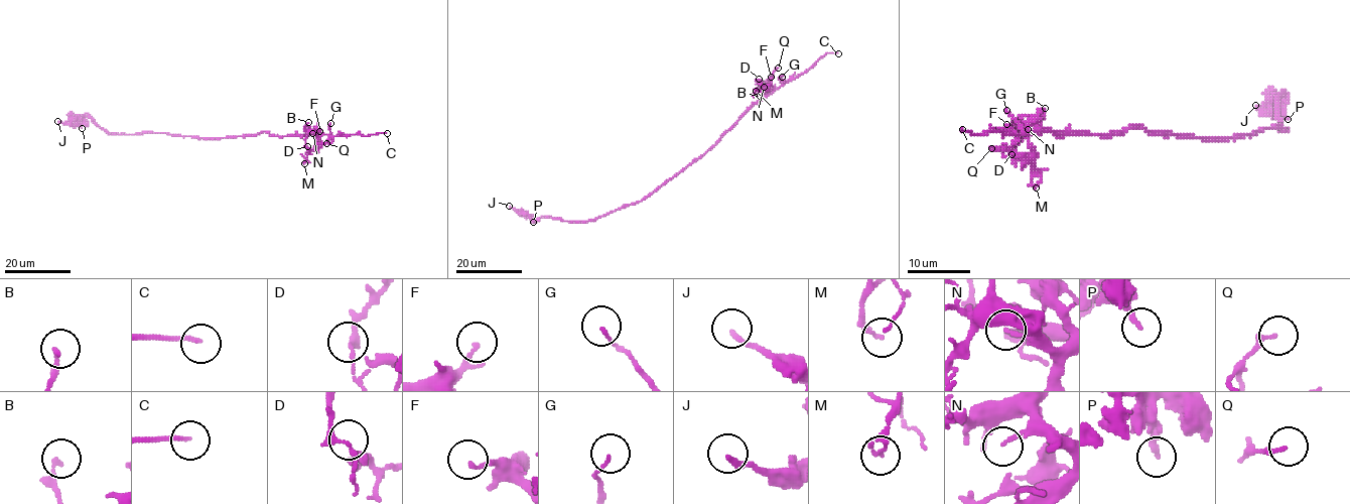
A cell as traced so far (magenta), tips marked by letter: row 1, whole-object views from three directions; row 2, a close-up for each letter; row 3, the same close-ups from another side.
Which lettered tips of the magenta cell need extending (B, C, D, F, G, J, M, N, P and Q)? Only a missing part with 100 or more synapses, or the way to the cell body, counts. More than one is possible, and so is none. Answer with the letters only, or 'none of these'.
C

